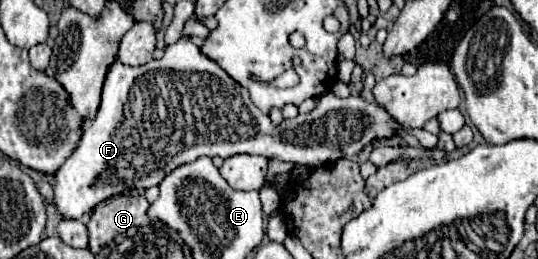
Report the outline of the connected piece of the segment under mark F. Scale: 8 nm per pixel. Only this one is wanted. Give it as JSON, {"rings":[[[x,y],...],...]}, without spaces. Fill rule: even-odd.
{"rings":[[[184,35],[178,43],[166,47],[164,57],[158,61],[150,61],[142,67],[128,67],[116,61],[110,67],[96,117],[88,123],[88,127],[84,127],[80,145],[54,177],[54,203],[64,219],[80,219],[104,199],[128,193],[132,189],[148,189],[160,185],[160,181],[170,171],[184,163],[192,163],[202,155],[220,155],[226,159],[238,153],[250,153],[264,155],[268,159],[290,161],[294,165],[320,167],[326,161],[356,155],[374,137],[390,137],[394,129],[400,129],[400,125],[386,113],[384,107],[368,103],[362,97],[340,99],[330,91],[320,97],[320,103],[314,111],[298,115],[296,119],[284,119],[282,127],[276,129],[270,117],[254,107],[248,91],[214,61],[202,55],[202,51]],[[132,95],[142,95],[142,113],[132,113]]]}

